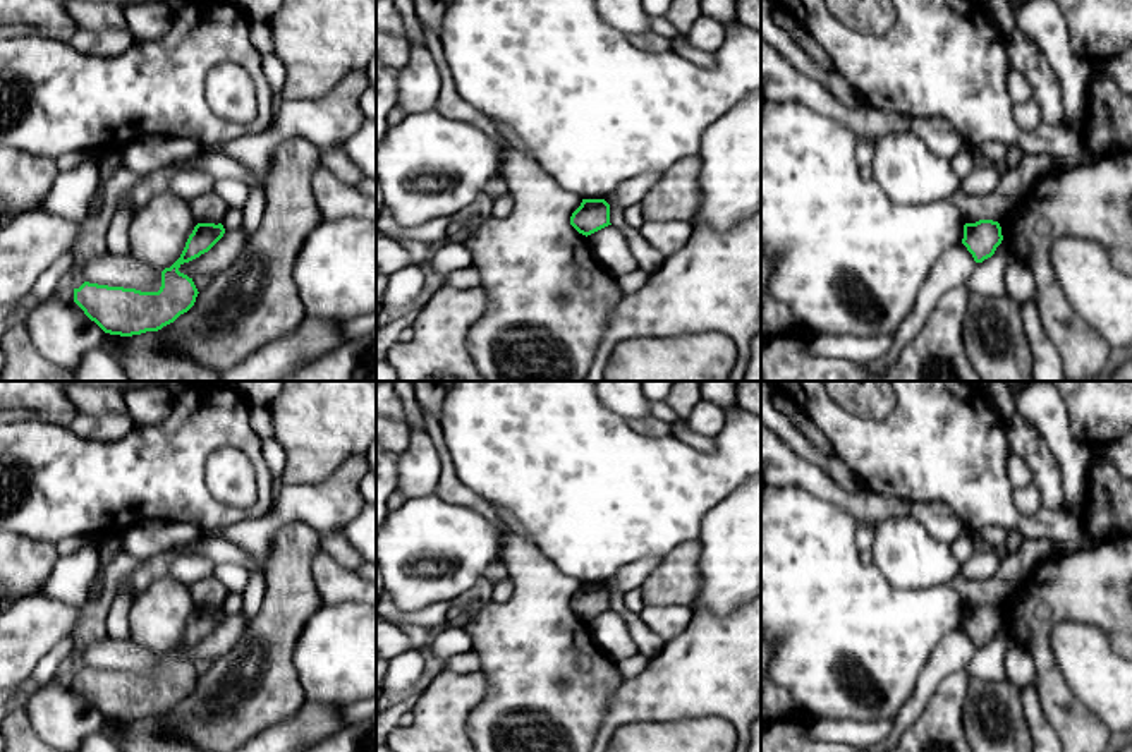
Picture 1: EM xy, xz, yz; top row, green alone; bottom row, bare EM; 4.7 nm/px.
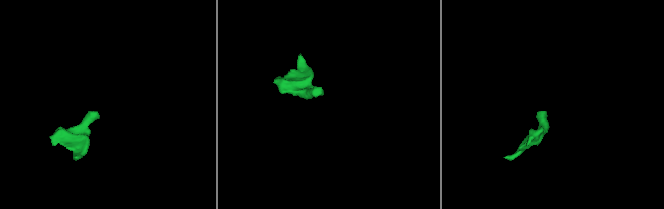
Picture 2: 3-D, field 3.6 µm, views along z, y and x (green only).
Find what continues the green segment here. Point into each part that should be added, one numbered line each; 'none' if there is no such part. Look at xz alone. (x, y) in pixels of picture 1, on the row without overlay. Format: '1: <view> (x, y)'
none

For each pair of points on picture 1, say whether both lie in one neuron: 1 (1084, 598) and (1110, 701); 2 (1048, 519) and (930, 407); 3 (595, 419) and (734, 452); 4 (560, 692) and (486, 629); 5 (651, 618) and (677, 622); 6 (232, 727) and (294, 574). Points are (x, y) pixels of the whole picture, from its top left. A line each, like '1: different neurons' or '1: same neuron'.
1: different neurons
2: same neuron
3: same neuron
4: same neuron
5: same neuron
6: same neuron

